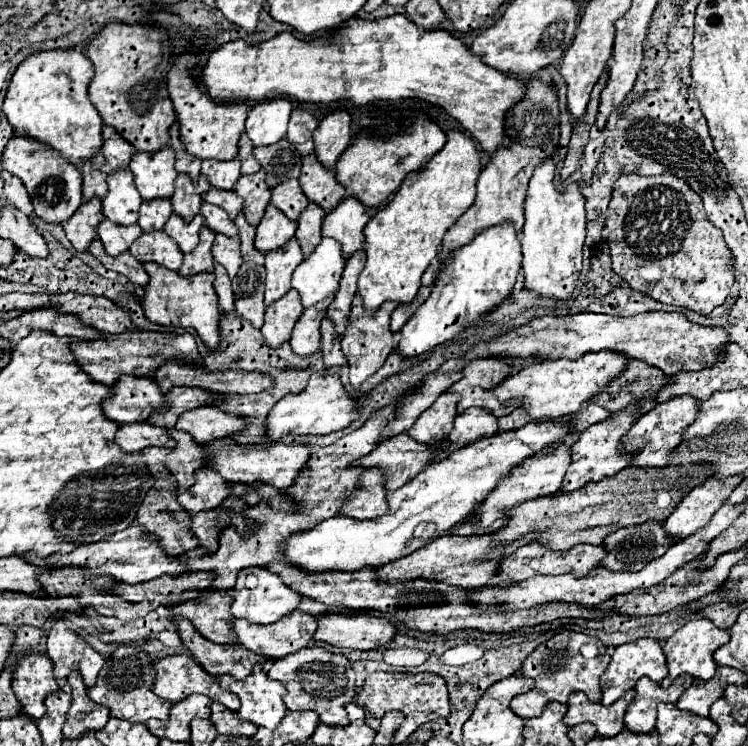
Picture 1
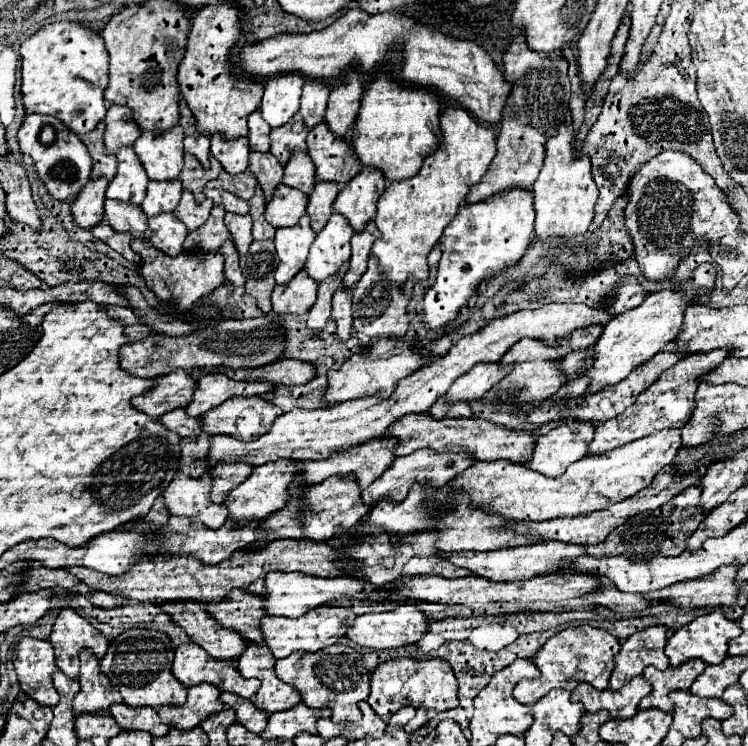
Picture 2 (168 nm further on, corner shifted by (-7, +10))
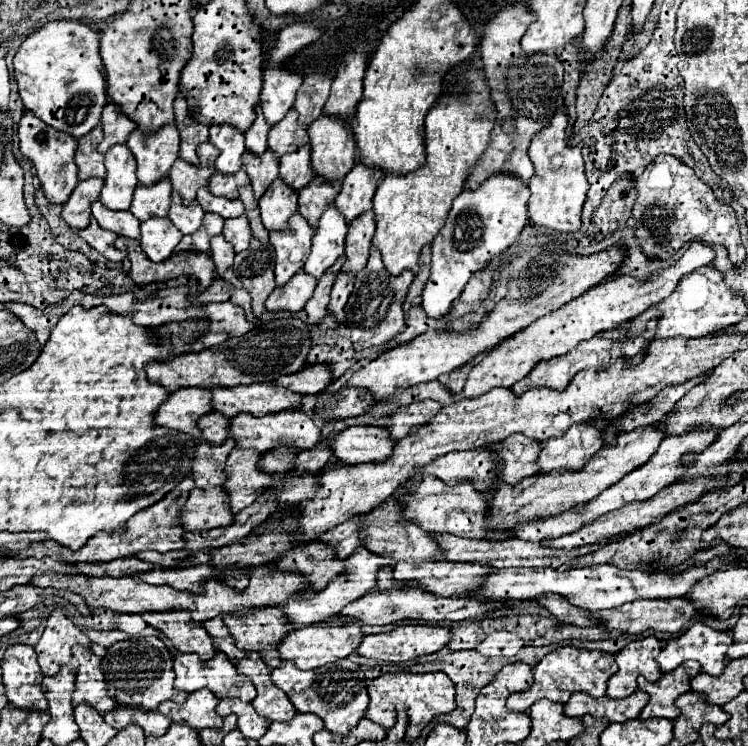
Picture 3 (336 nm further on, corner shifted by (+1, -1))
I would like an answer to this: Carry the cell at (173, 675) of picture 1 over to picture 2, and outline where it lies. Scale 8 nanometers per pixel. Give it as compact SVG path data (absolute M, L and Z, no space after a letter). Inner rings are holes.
M194 642L176 648L172 672L188 688L208 682L218 686L222 692L232 692L242 698L252 698L260 688L260 680L242 678L234 660L216 660Z

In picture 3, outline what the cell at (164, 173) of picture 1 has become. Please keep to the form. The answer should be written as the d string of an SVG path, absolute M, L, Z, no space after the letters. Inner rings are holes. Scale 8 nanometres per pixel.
M164 125L158 133L152 135L134 129L126 145L134 153L138 163L138 183L154 185L168 177L172 163L178 159L180 135L176 125Z

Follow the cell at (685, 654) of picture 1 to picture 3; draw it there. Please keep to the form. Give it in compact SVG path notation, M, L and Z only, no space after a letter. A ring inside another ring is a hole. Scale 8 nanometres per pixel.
M694 623L686 633L678 639L670 641L662 653L656 657L662 673L674 671L680 663L688 659L696 659L702 665L702 671L708 675L720 675L726 667L726 651L732 643L730 633L716 631L706 623Z

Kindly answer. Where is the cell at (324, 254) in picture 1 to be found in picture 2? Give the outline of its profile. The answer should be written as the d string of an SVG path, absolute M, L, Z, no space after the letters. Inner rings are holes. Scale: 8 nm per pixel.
M334 212L322 232L310 246L306 272L316 282L322 282L326 276L338 272L338 268L350 260L350 238L354 230L350 228L348 220L342 214Z

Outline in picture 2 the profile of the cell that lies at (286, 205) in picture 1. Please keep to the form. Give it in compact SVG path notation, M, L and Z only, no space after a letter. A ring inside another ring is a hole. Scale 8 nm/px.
M294 150L288 164L284 166L284 180L286 186L298 188L304 194L310 194L316 184L316 168L310 156L302 150Z

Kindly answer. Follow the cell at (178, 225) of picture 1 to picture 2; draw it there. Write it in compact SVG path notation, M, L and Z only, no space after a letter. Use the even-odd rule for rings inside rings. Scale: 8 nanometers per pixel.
M184 190L184 192L182 192L182 200L180 200L180 204L176 206L174 214L186 224L188 230L194 230L194 228L200 228L200 226L208 220L212 206L214 206L214 204L212 204L212 200L208 200L208 198L206 198L202 204L196 204L196 202L194 202L194 196L192 196L188 190Z

